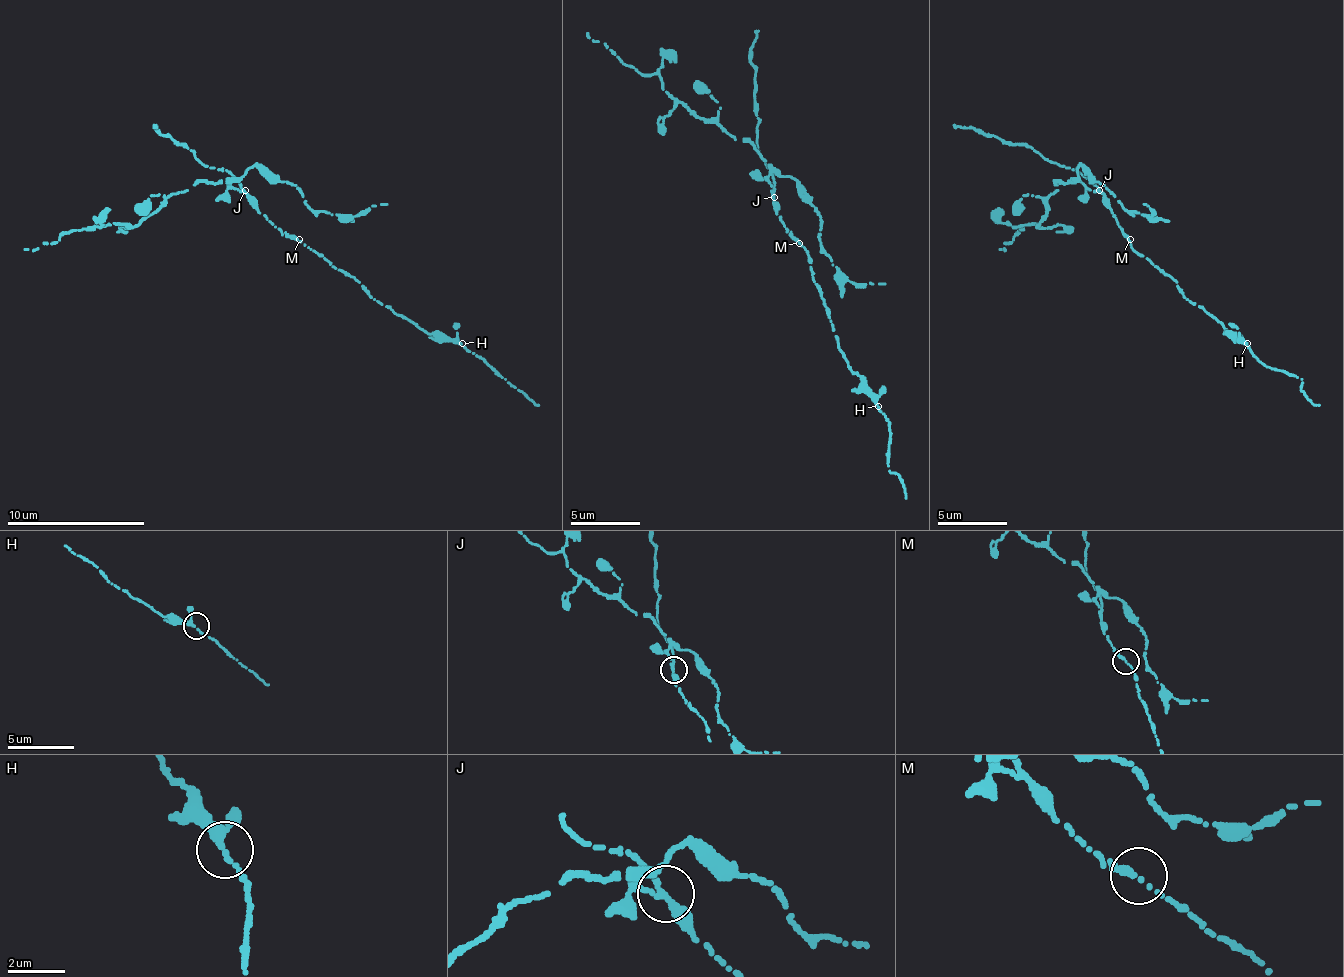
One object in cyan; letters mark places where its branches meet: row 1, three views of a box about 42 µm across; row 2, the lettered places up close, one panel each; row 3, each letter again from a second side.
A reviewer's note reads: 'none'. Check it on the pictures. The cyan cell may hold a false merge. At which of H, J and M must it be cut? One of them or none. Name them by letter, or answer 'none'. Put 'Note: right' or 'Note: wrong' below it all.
J
Note: wrong

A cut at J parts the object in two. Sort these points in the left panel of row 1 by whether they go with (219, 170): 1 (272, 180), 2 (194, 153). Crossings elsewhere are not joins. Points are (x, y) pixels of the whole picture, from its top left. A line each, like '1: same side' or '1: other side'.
1: other side
2: same side

